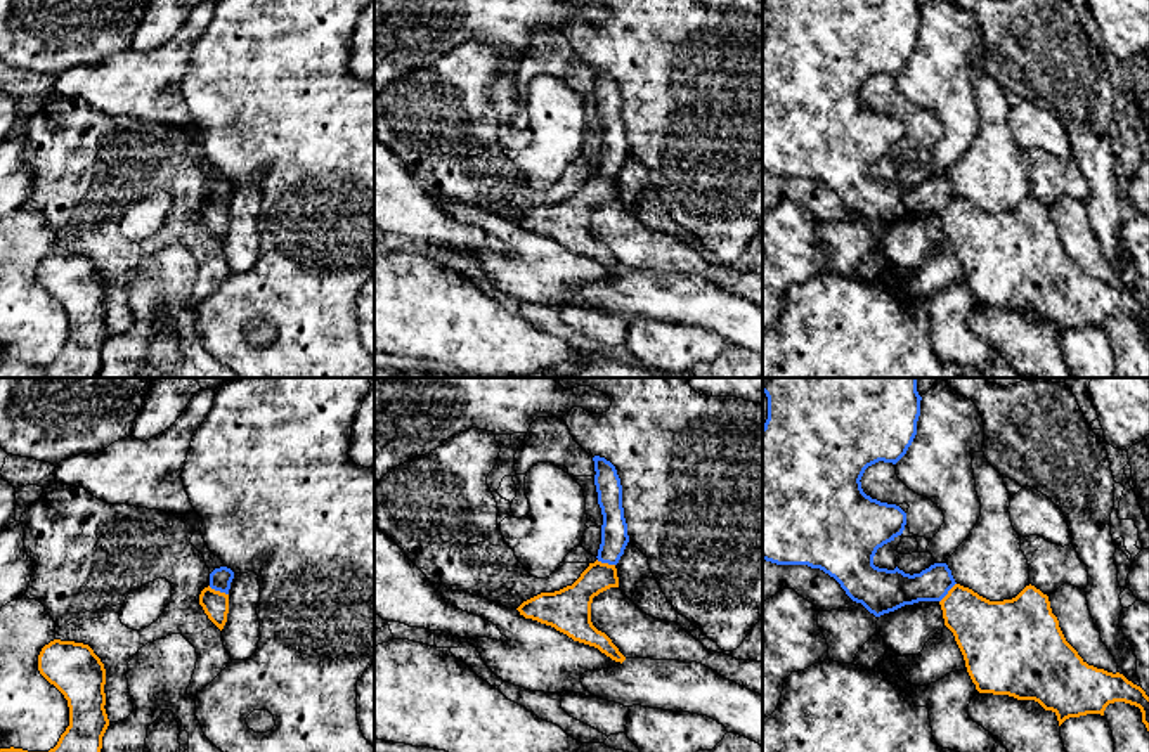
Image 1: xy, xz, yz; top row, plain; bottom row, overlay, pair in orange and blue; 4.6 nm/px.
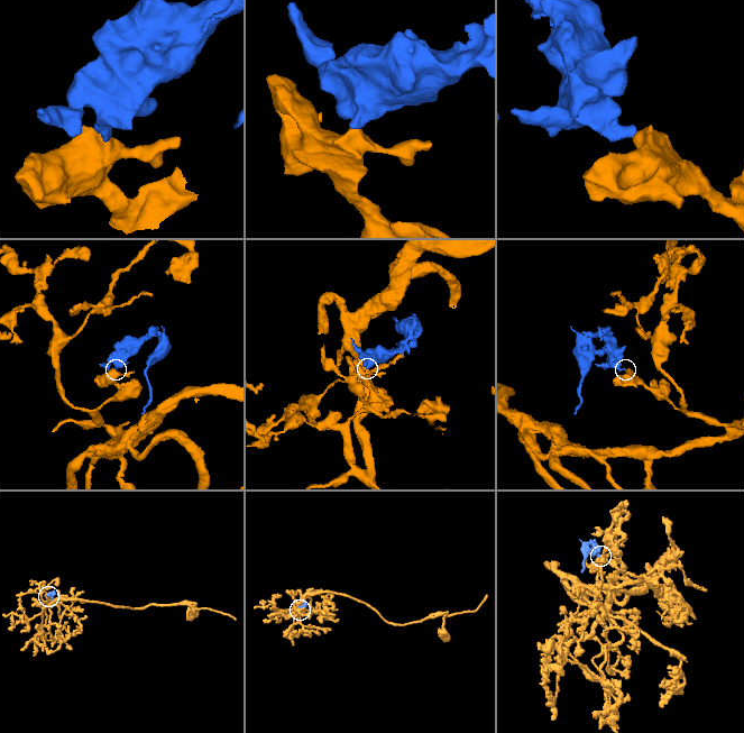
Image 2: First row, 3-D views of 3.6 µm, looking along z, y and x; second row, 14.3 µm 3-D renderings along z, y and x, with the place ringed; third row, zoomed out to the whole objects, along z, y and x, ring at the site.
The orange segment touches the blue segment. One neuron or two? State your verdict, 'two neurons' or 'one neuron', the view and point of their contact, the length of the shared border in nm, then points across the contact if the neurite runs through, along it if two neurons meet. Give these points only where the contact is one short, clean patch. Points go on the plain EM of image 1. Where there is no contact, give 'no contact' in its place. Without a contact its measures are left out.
two neurons | xy (219, 203) | 100 nm | along xy (208, 198), (227, 207)

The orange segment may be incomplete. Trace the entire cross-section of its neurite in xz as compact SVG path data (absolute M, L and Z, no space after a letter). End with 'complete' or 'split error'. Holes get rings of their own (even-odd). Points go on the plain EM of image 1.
M594 173L572 196L555 204L541 204L523 213L516 222L525 230L551 237L574 253L598 260L615 274L626 269L612 251L591 234L591 215L600 204L619 199L615 177Z; complete

